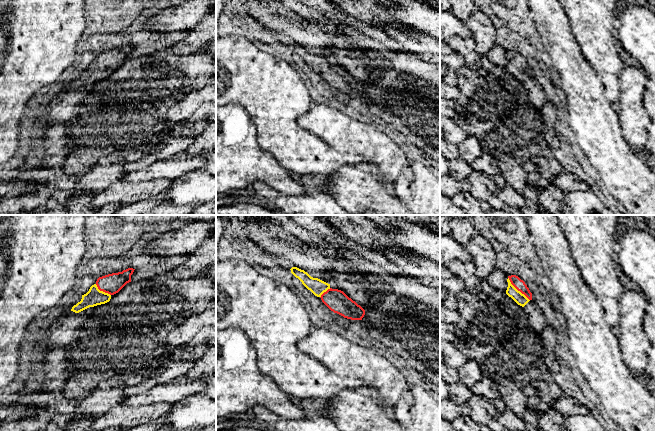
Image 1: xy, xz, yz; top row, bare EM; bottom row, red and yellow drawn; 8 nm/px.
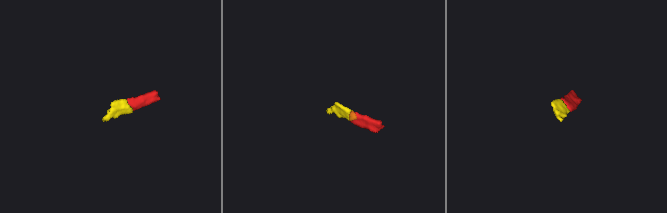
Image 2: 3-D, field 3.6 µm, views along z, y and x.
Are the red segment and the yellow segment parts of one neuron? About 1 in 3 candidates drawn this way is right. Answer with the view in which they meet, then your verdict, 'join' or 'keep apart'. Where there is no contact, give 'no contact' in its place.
yz | join

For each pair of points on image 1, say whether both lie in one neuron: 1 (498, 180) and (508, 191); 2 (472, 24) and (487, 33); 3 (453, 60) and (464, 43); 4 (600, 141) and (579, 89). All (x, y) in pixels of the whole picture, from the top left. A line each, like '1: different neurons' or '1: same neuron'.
1: different neurons
2: same neuron
3: same neuron
4: same neuron

